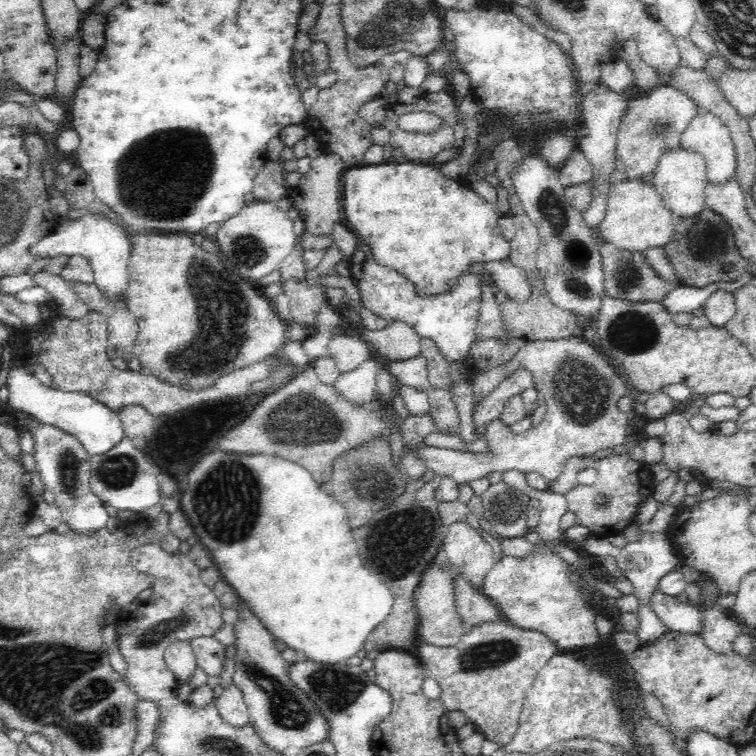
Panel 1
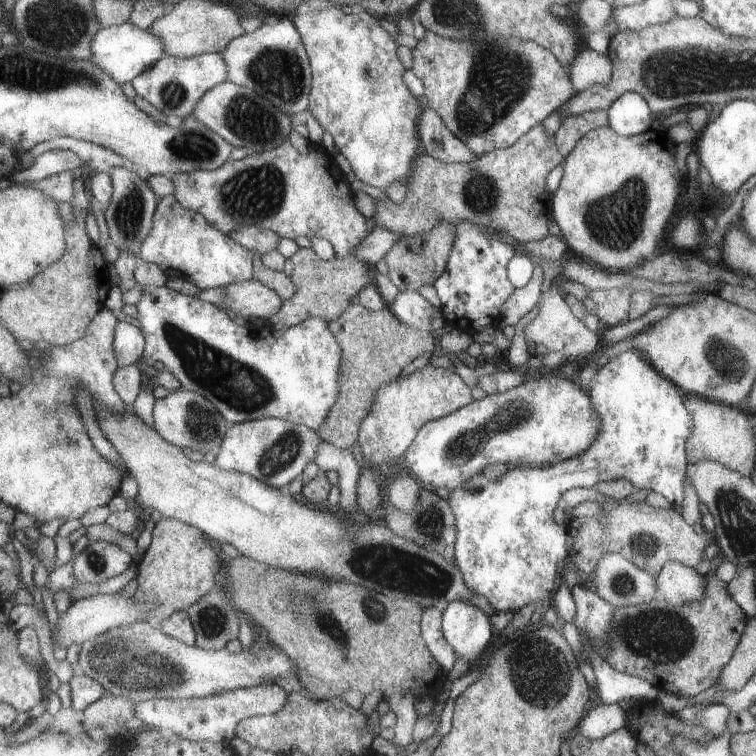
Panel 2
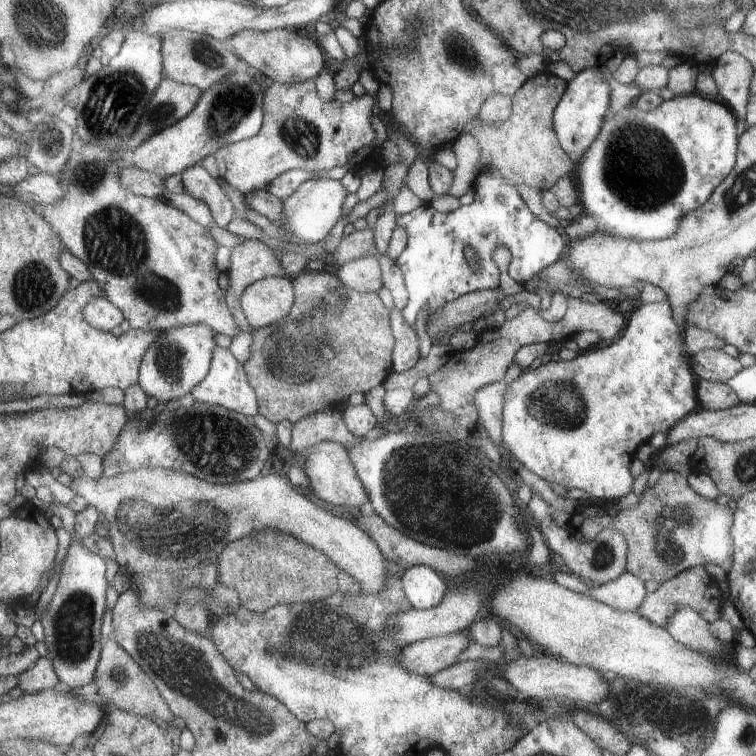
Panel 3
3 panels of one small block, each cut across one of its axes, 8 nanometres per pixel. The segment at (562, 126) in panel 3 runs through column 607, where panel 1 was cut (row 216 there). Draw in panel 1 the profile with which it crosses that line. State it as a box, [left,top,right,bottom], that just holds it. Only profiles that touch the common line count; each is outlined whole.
[32,206,132,312]

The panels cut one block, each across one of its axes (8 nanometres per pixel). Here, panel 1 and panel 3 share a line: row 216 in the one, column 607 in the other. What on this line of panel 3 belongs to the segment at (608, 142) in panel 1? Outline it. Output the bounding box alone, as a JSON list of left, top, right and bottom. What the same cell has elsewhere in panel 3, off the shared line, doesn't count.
[585,572,647,612]

